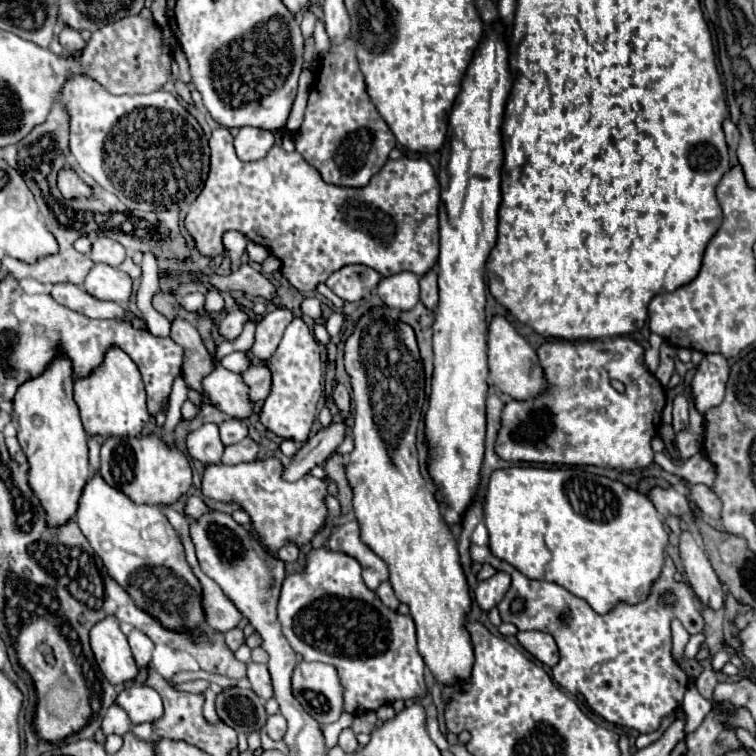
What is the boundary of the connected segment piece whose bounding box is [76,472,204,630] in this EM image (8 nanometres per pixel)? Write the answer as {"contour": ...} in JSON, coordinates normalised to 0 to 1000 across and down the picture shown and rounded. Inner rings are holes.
{"contour":[[[127,624],[116,632],[114,646],[108,648],[108,656],[103,661],[103,677],[101,690],[108,701],[108,706],[116,712],[119,722],[127,728],[127,733],[135,738],[143,759],[175,788],[175,794],[201,815],[206,815],[220,831],[225,833],[249,833],[262,831],[270,820],[270,810],[265,802],[267,778],[262,765],[254,759],[246,738],[243,738],[243,722],[235,714],[233,701],[225,696],[220,683],[209,675],[209,669],[198,667],[177,667],[172,656],[164,651],[156,651],[135,630]]]}

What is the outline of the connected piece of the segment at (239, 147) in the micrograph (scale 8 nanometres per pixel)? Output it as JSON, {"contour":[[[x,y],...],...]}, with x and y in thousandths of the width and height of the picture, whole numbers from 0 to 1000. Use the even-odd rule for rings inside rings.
{"contour":[[[323,167],[310,183],[310,196],[312,196],[315,209],[325,214],[349,209],[360,193],[362,193],[362,177],[344,169]]]}

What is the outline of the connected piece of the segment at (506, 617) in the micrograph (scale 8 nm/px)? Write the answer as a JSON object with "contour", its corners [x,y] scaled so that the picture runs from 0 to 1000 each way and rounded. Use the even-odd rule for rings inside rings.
{"contour":[[[624,720],[622,733],[627,743],[646,743],[659,757],[677,762],[675,778],[659,799],[664,823],[677,823],[685,833],[714,833],[730,839],[741,860],[741,876],[730,884],[730,897],[754,918],[770,918],[778,934],[802,955],[854,971],[870,966],[873,952],[902,931],[910,894],[889,870],[886,820],[897,817],[913,839],[923,839],[931,833],[931,817],[921,804],[913,775],[892,767],[894,751],[884,733],[878,735],[876,759],[862,772],[857,791],[844,799],[820,796],[804,812],[786,810],[775,794],[754,786],[733,770],[696,765],[672,743],[651,735],[646,722]],[[881,780],[894,786],[892,802],[870,799],[870,788]],[[683,788],[696,794],[696,804],[688,812],[675,812],[672,802]],[[746,807],[751,807],[754,815],[749,825],[738,820]]]}

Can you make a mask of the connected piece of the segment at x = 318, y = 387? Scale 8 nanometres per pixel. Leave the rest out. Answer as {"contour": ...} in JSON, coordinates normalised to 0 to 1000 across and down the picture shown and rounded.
{"contour":[[[389,421],[378,434],[373,452],[352,476],[352,484],[360,492],[360,513],[341,545],[344,558],[352,569],[362,571],[373,582],[405,585],[413,558],[421,548],[421,529],[426,524],[426,476],[415,442],[397,421]]]}

